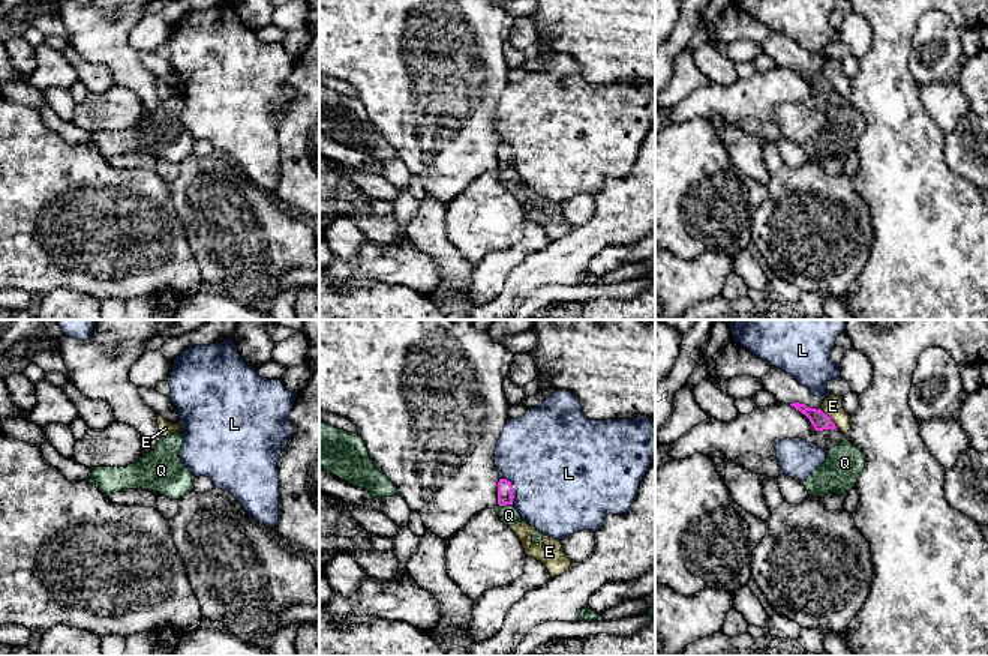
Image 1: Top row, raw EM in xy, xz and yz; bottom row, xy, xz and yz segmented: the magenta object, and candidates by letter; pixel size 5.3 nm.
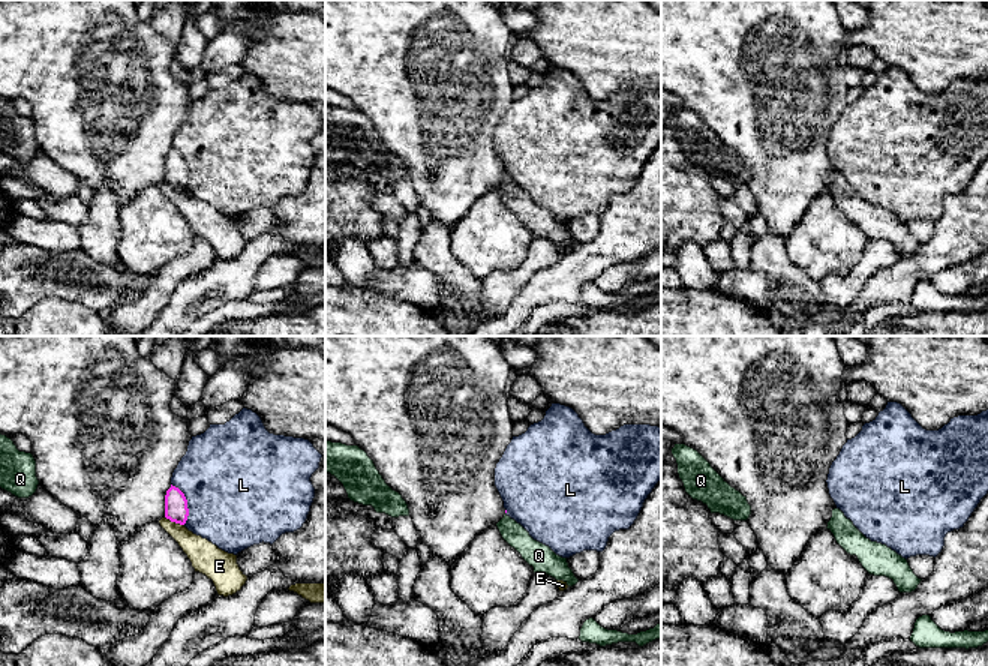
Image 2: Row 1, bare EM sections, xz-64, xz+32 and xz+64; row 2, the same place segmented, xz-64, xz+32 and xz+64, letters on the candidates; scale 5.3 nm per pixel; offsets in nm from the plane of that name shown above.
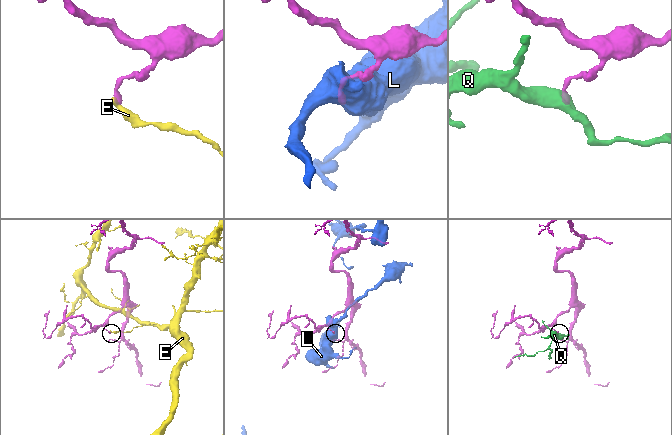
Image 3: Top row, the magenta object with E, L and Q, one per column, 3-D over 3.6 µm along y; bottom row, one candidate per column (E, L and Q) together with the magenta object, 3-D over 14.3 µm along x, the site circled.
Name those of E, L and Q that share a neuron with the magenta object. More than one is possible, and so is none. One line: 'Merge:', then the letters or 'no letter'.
Merge: no letter

